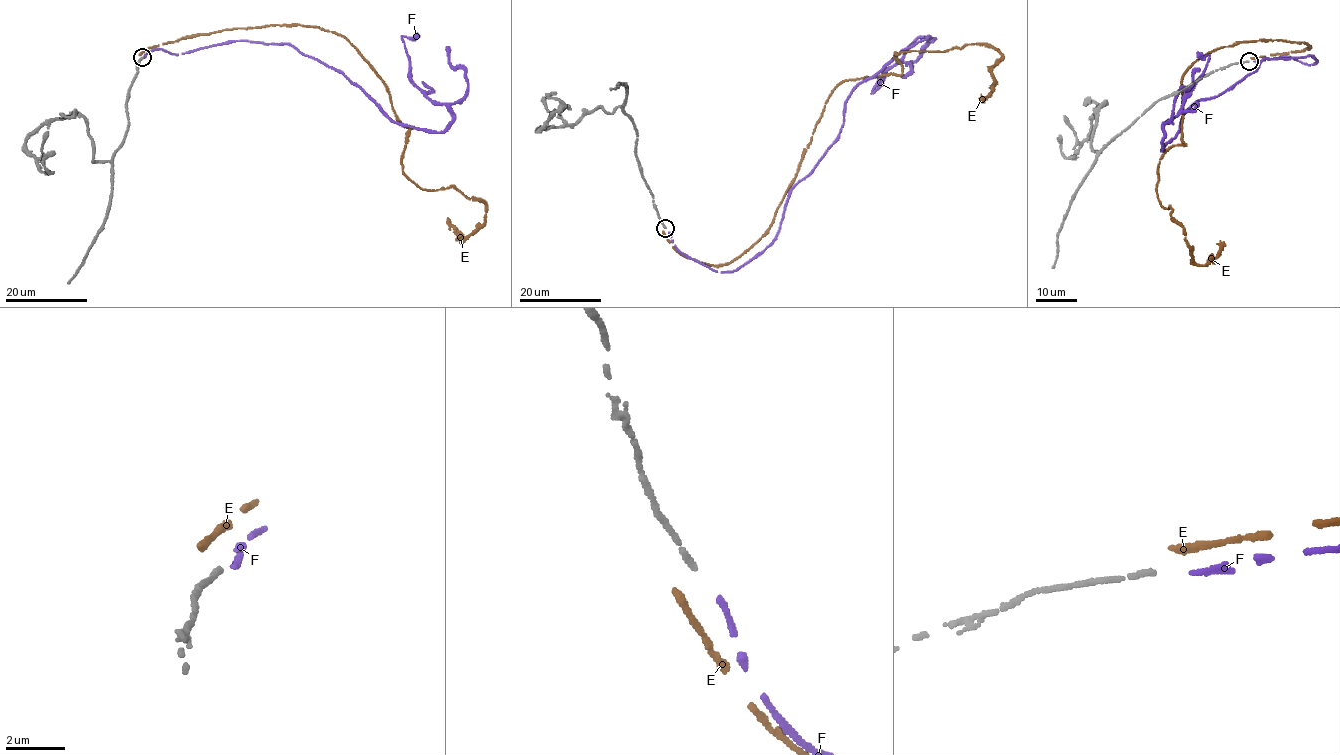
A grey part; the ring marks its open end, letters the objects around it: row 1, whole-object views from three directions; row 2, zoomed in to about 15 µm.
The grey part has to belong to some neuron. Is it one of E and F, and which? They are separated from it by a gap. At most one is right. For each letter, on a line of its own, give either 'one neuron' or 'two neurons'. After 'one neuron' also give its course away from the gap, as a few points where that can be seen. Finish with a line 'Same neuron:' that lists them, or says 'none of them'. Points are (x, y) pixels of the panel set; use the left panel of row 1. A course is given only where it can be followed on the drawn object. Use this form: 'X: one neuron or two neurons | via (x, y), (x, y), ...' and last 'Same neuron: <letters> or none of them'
E: two neurons
F: one neuron | via (144, 57), (291, 44), (392, 120), (442, 132), (452, 110), (412, 80), (401, 37), (417, 33)
Same neuron: F

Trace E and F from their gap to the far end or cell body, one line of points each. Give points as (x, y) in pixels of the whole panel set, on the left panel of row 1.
E: (141, 54), (224, 30), (333, 32), (413, 127), (403, 173), (485, 204), (462, 241), (447, 217)
F: (144, 57), (291, 44), (392, 120), (442, 132), (452, 110), (412, 80), (401, 37), (417, 33)

